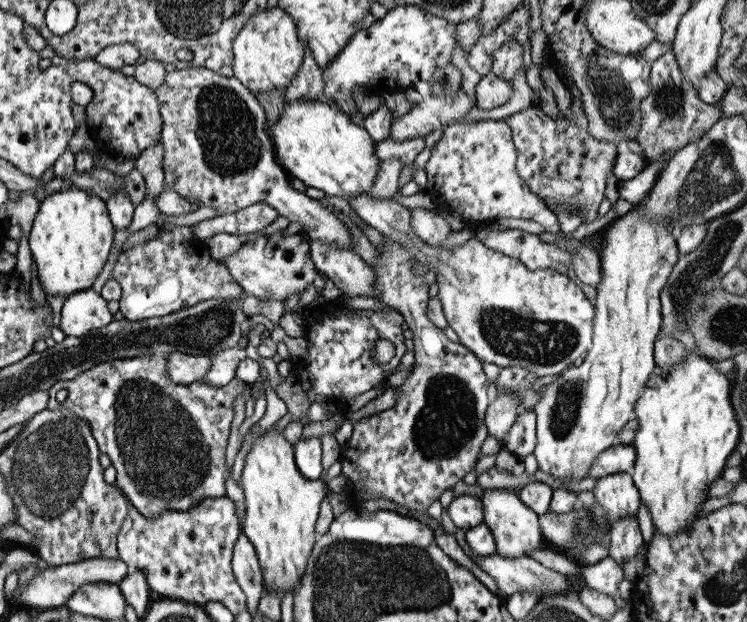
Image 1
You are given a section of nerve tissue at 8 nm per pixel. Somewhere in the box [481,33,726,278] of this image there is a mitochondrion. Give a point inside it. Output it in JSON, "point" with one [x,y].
{"point":[614,101]}

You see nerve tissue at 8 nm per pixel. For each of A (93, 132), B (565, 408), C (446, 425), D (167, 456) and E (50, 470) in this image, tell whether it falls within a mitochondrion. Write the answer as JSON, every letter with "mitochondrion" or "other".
{"A":"other","B":"mitochondrion","C":"mitochondrion","D":"mitochondrion","E":"mitochondrion"}

